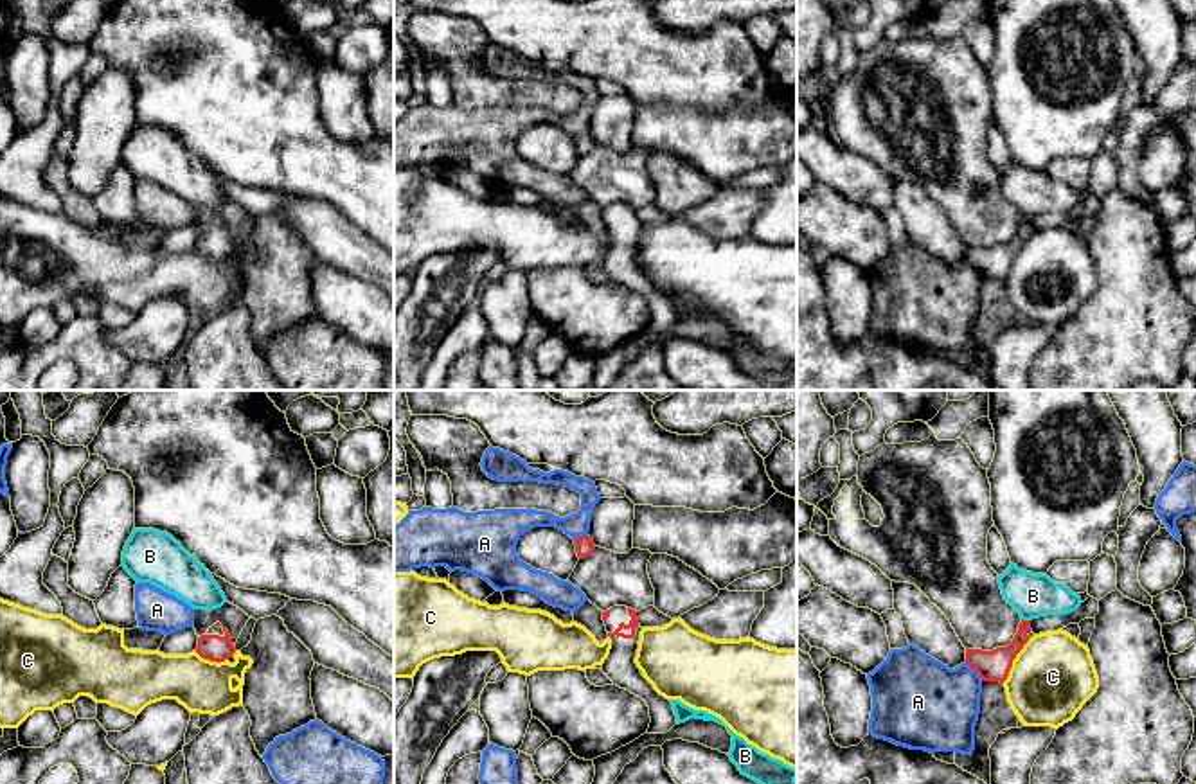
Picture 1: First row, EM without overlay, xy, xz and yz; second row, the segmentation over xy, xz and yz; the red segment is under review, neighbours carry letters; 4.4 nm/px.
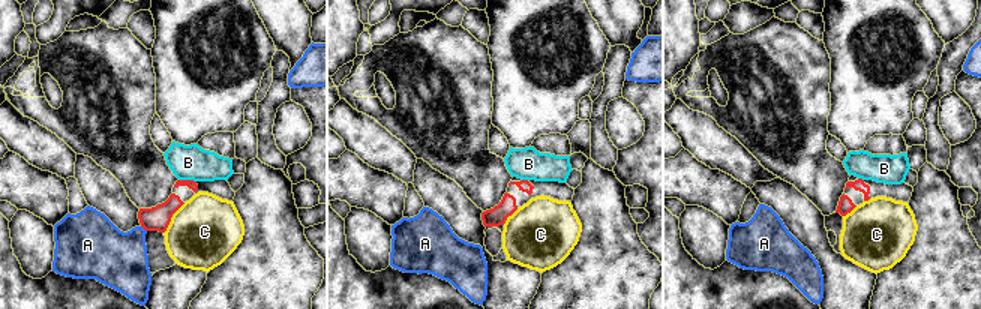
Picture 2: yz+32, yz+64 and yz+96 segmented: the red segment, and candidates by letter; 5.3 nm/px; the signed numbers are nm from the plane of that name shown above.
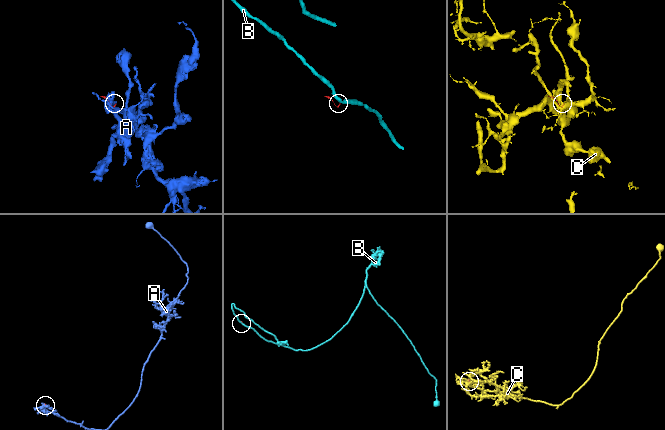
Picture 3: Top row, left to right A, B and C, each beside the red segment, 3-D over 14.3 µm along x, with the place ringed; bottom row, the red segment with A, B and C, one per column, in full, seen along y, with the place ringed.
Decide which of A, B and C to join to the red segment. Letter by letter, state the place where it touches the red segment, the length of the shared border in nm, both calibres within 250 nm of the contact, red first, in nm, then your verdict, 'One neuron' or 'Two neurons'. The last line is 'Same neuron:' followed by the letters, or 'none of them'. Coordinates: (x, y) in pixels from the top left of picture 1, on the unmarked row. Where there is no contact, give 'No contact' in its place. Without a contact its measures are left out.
A: Touches red at yz (975, 267). Shared border 120 nm. Thickness 140 nm (red) against 380 nm. Two neurons
B: Touches red at yz (1026, 218). Shared border 40 nm. Thickness 140 nm (red) against 200 nm. Two neurons
C: Touches red at yz (1013, 256). Shared border 240 nm. Thickness 140 nm (red) against 380 nm. Two neurons
Same neuron: none of them

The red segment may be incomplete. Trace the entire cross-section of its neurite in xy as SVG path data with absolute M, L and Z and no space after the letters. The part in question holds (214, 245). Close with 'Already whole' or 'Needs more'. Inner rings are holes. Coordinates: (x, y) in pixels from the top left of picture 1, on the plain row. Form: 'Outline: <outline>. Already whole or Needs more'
Outline: M216 219L205 232L198 236L196 250L210 259L225 259L236 250L228 228Z. Needs more

